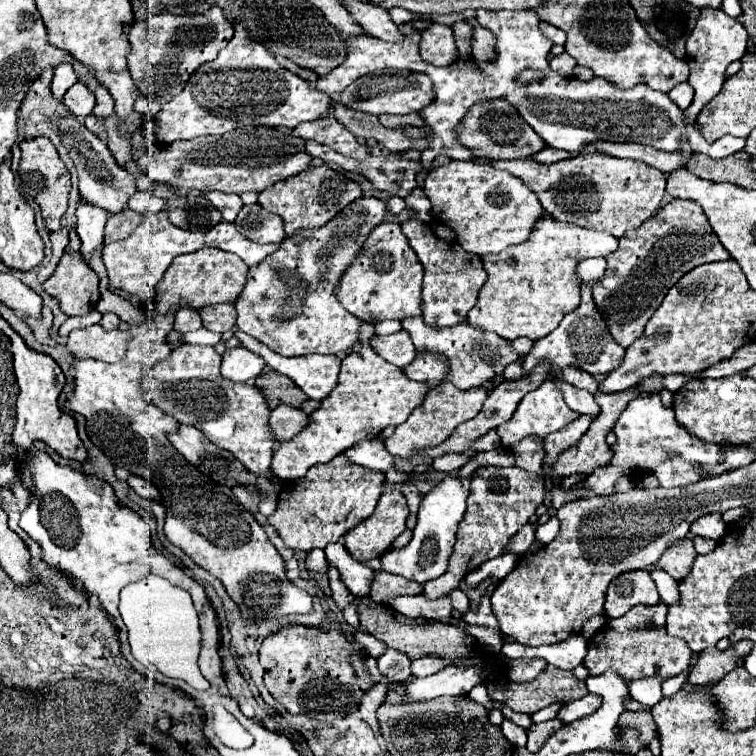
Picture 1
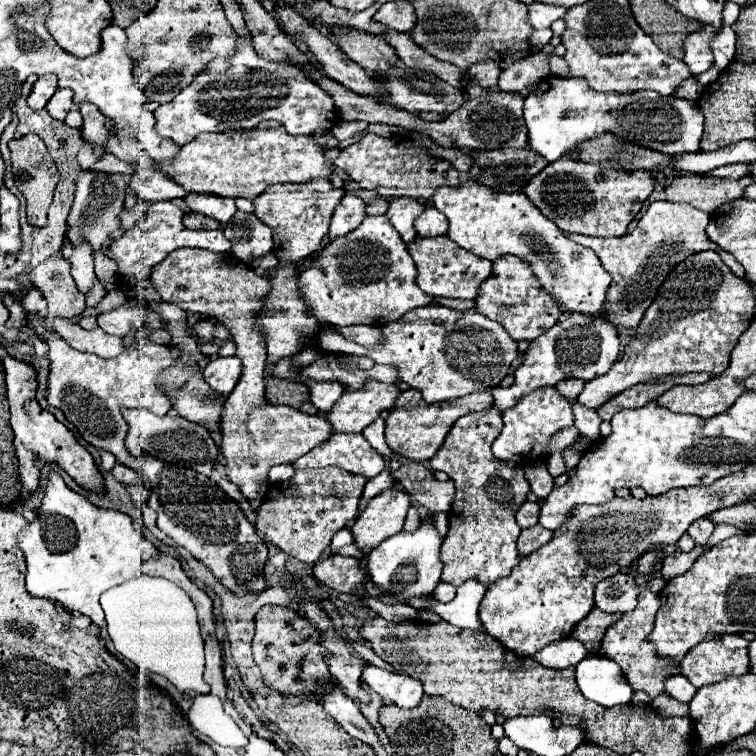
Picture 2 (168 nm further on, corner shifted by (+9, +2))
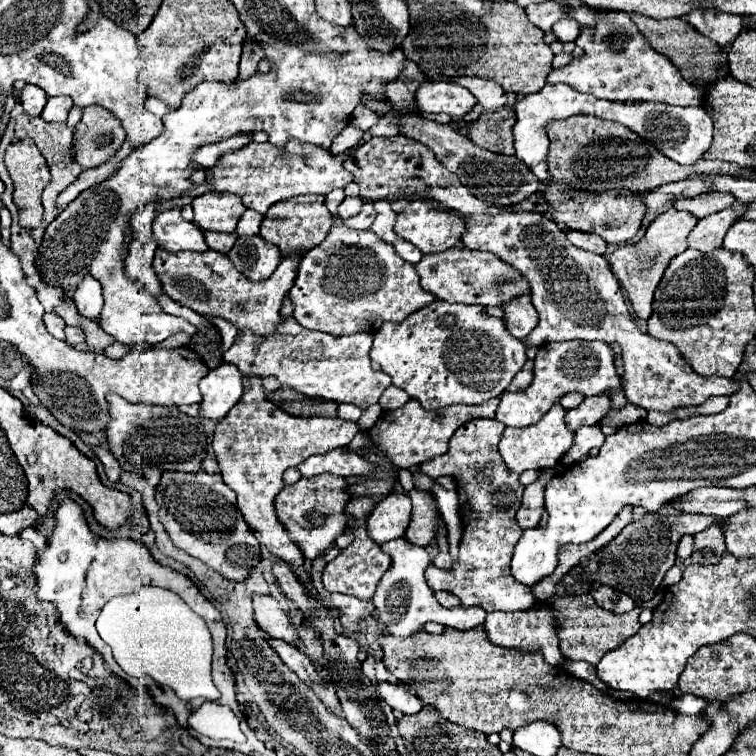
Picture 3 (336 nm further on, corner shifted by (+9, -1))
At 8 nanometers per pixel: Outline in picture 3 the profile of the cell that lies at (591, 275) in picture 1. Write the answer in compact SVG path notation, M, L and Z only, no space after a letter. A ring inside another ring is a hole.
M503 211L499 215L471 215L465 217L467 231L461 237L463 245L467 249L477 249L477 251L489 251L499 255L505 263L511 263L517 267L531 285L531 299L539 315L539 325L531 331L527 337L527 345L547 345L551 341L571 341L571 339L585 339L585 341L605 341L605 343L619 343L623 349L623 391L627 397L627 403L643 407L647 411L663 411L663 413L673 413L679 407L699 407L703 405L709 397L713 395L733 395L737 391L737 379L725 379L725 377L701 377L693 371L693 367L683 359L683 355L673 347L669 341L657 341L649 333L641 333L635 321L631 319L629 307L625 303L625 297L621 293L619 281L611 273L611 267L603 255L589 253L585 249L573 247L565 231L557 227L555 221L547 219L545 215L537 213L509 213Z

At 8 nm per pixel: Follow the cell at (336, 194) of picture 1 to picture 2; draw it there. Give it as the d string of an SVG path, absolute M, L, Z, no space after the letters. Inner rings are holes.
M311 180L309 184L275 184L253 200L255 216L273 230L275 256L281 262L299 262L323 248L329 220L335 206L345 196L343 188L335 188L331 180Z

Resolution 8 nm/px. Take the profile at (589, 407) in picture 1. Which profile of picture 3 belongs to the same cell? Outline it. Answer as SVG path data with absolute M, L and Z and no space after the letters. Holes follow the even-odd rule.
M595 425L581 427L575 431L573 445L569 447L569 451L565 451L565 455L561 457L561 463L573 465L577 461L583 461L589 457L589 451L593 447L601 447L603 443L605 443L605 435L601 433L599 427L595 427Z

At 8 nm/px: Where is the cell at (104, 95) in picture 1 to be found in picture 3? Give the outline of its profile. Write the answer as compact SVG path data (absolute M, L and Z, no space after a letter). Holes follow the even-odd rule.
M89 105L73 131L73 159L83 169L93 169L109 161L125 141L125 129L105 107Z

